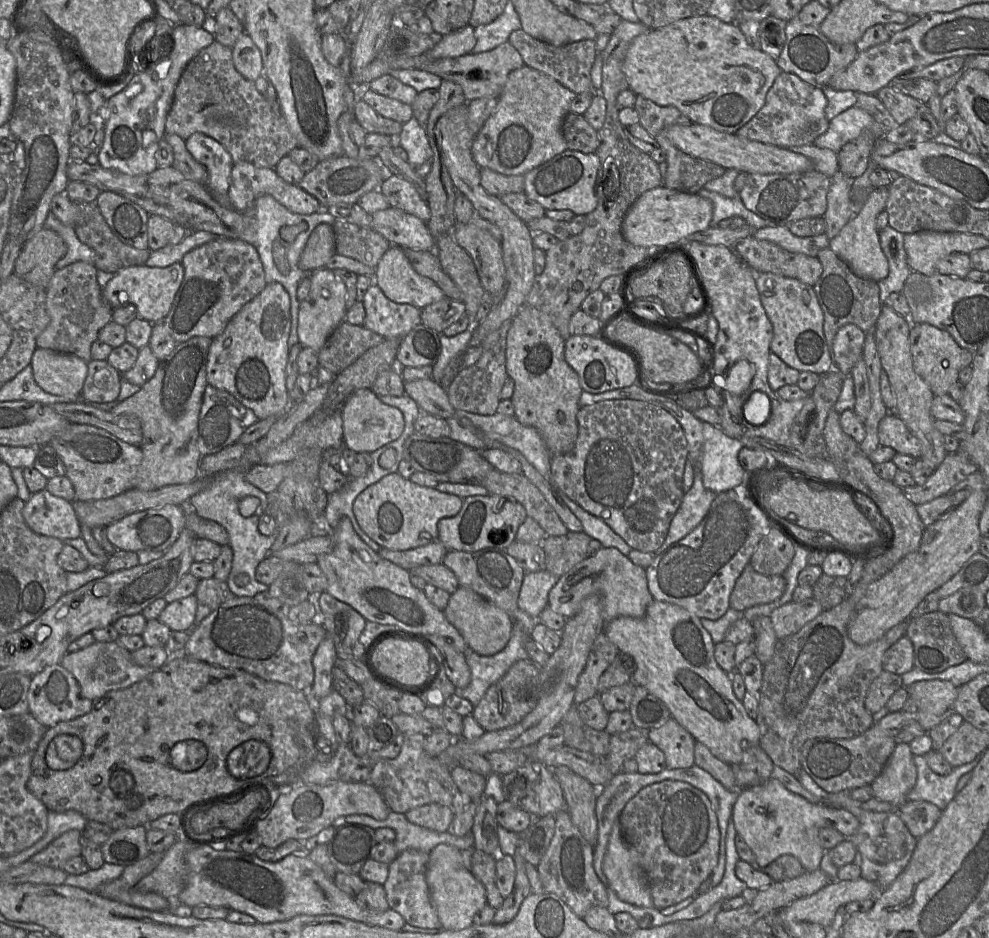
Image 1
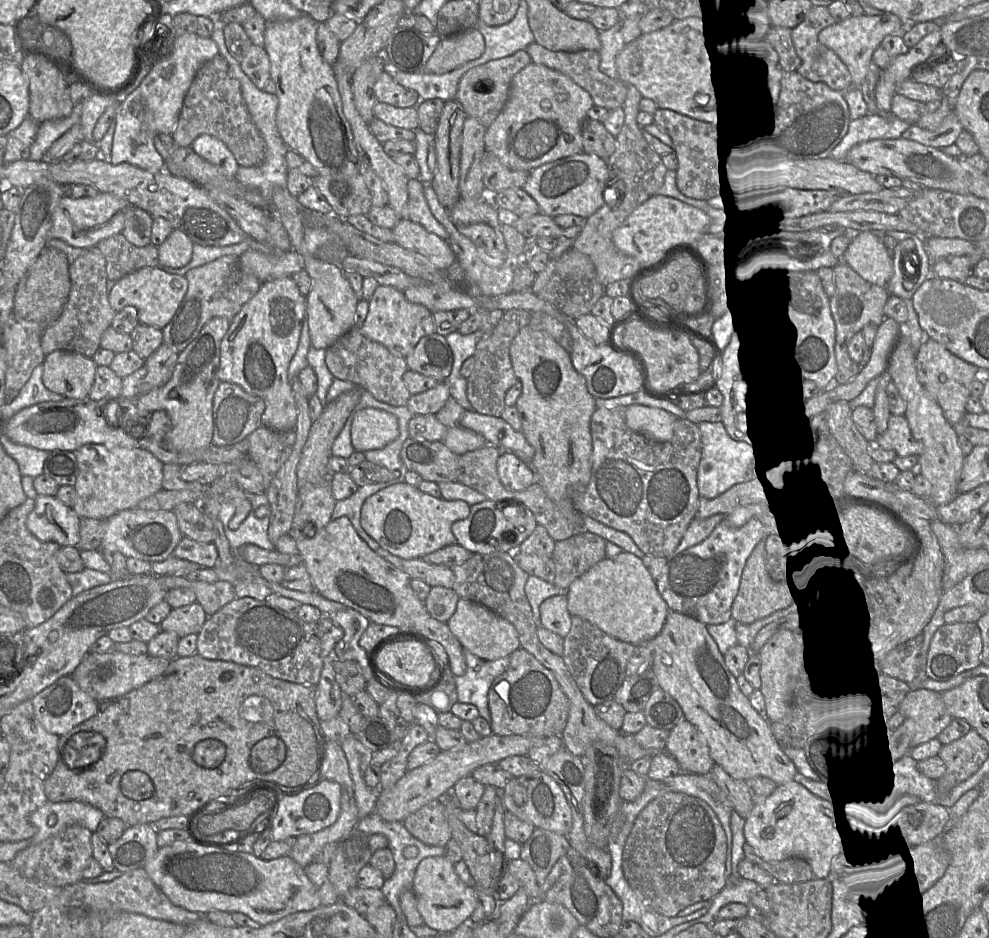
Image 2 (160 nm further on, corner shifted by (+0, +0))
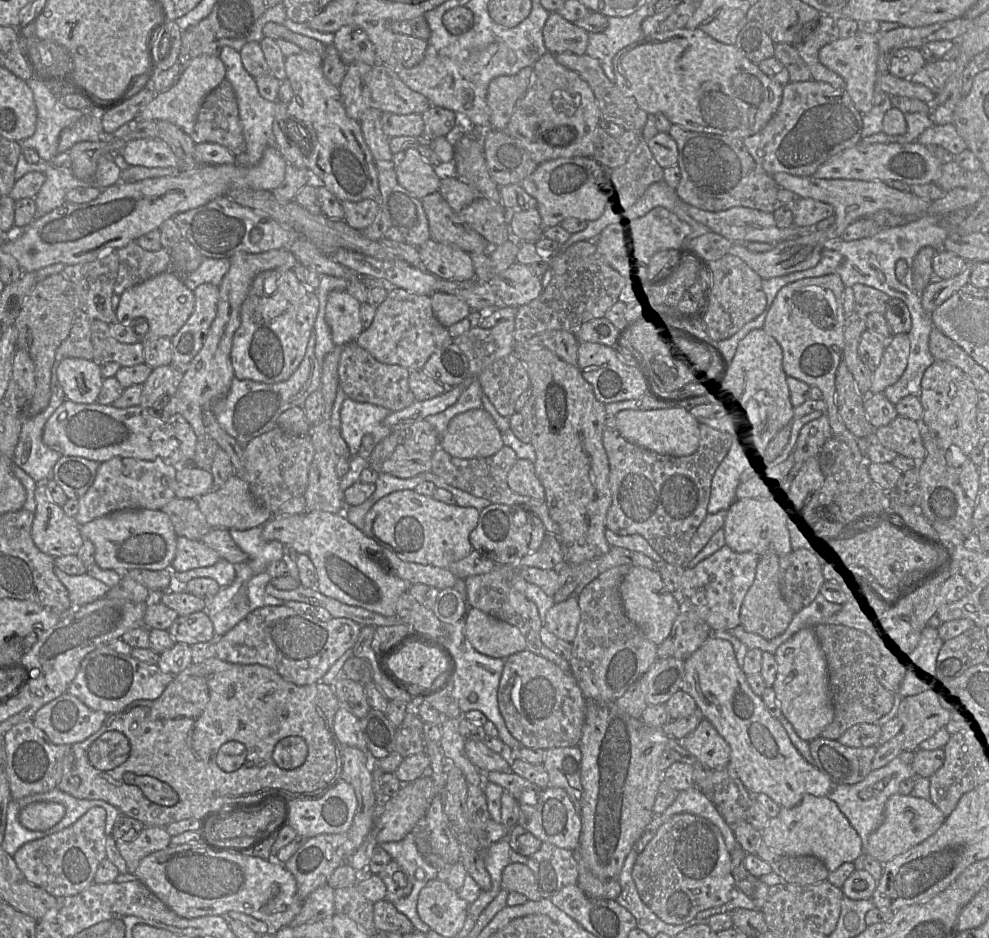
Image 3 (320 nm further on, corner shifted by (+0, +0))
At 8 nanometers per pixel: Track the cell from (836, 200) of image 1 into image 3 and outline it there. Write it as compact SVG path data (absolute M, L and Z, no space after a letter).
M838 274L803 278L789 283L777 293L767 312L763 329L782 348L785 374L820 389L833 436L850 448L857 462L863 462L865 455L858 445L858 438L846 428L835 404L835 376L843 359L844 348L844 289Z

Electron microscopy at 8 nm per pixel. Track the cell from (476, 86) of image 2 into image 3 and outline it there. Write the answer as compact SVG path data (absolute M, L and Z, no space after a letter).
M525 67L511 76L494 78L487 91L490 108L490 128L504 131L513 114L515 105L527 92L533 78L533 68Z

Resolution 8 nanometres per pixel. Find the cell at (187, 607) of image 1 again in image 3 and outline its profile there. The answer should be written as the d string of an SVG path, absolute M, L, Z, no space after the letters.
M206 611L179 615L167 631L175 642L188 645L216 639L213 623Z

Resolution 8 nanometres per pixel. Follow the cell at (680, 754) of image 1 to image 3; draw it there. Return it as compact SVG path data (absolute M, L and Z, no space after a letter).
M703 719L697 728L678 740L699 762L711 770L727 767L731 749L714 726Z

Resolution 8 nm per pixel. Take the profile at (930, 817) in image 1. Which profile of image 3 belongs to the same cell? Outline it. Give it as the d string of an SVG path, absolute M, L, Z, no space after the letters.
M892 795L886 802L882 824L869 836L866 855L885 864L894 857L905 853L920 844L941 826L945 819L943 813L930 800L910 795Z

